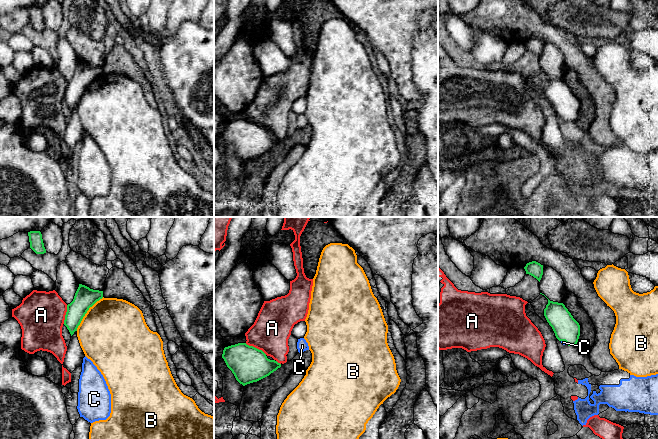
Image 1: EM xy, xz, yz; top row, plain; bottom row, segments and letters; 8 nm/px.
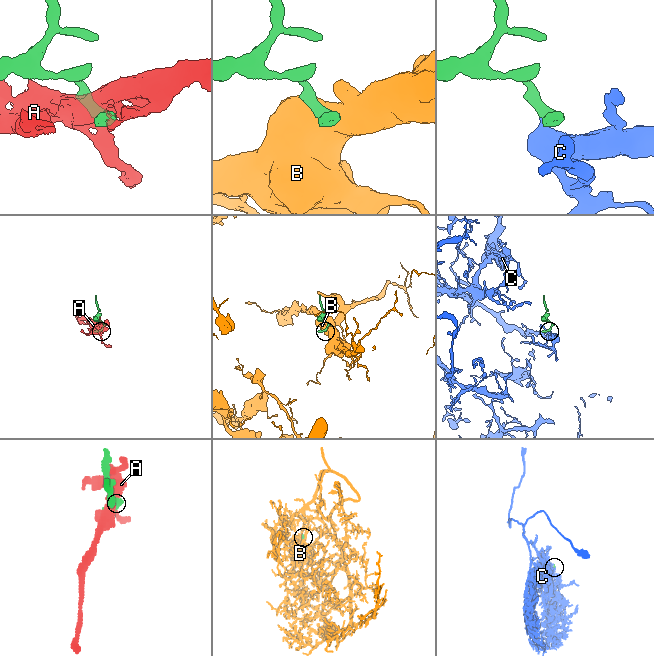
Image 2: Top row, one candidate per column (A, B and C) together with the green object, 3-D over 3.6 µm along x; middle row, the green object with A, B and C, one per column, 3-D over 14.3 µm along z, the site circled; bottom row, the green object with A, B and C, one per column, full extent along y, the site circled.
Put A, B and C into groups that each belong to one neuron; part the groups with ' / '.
A / B / C

